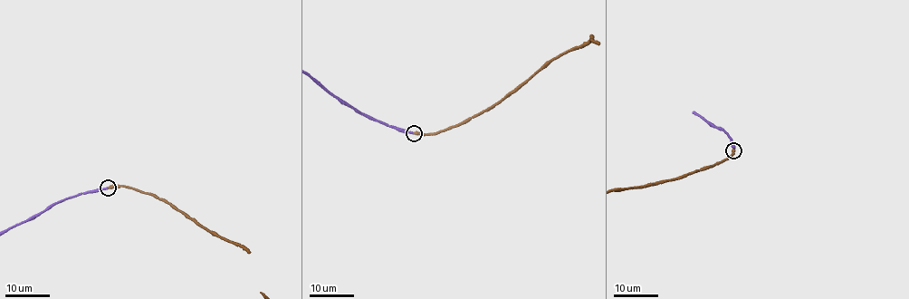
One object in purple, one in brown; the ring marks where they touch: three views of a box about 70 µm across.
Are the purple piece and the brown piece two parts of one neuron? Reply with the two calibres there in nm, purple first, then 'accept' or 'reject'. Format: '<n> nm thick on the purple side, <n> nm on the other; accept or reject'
220 nm thick on the purple side, 320 nm on the other; accept

